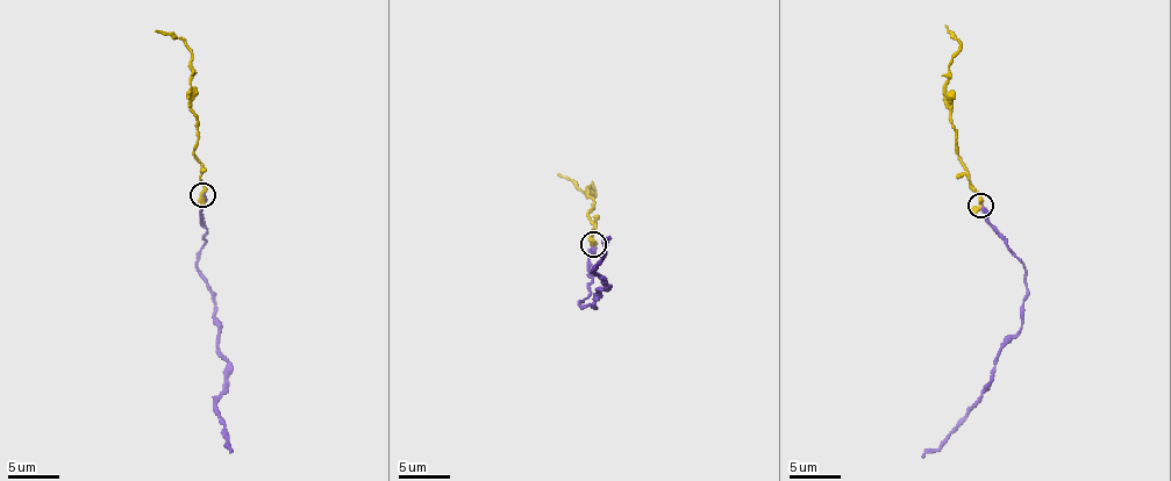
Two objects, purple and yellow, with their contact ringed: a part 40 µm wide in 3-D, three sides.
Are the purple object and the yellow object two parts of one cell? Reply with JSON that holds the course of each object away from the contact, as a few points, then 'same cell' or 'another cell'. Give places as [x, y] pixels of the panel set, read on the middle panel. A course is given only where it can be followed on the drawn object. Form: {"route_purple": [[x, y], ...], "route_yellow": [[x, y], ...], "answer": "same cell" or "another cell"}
{"route_purple": [[592, 244], [592, 279], [579, 304], [594, 309], [598, 289], [607, 291], [594, 272], [607, 237]], "route_yellow": [[592, 244], [594, 224], [587, 215], [593, 207], [588, 193], [591, 188], [584, 193], [557, 173]], "answer": "same cell"}

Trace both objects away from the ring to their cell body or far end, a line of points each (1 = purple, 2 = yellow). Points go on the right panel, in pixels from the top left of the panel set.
1: (979, 205), (985, 221), (1026, 268), (1022, 329), (999, 351), (991, 386), (980, 401), (922, 458)
2: (979, 205), (955, 144), (950, 95), (945, 91), (952, 56), (961, 44), (944, 27)

